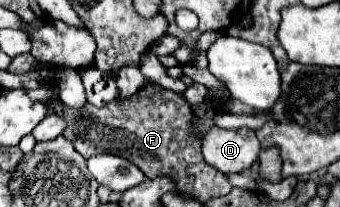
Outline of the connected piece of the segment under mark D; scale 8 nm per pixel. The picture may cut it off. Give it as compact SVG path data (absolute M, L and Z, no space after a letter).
M213 126L203 138L205 162L223 174L247 170L253 162L257 162L259 152L261 146L251 128L221 130Z

